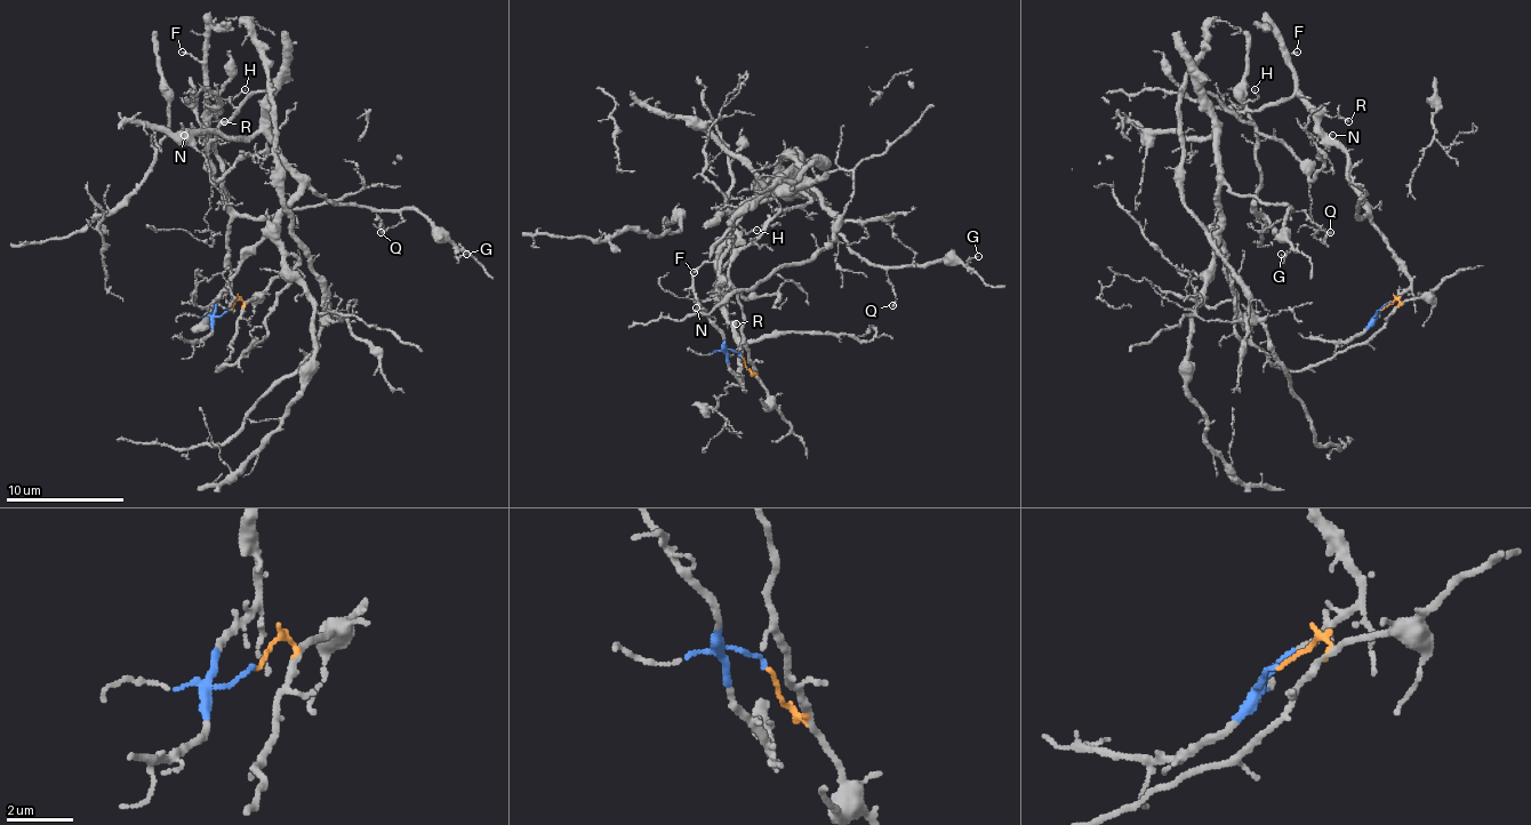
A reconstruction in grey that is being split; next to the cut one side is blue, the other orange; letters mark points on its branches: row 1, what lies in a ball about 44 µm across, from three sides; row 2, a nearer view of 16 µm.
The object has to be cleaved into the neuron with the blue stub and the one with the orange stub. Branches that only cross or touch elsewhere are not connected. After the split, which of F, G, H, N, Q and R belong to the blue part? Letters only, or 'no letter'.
F, H, N, R

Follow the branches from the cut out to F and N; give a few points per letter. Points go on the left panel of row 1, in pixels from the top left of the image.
F: (227, 309), (219, 315), (216, 301), (231, 286), (231, 221), (210, 127), (207, 73), (195, 58), (181, 53)
N: (227, 309), (219, 315), (216, 301), (231, 286), (227, 235), (231, 221), (222, 159), (199, 135), (184, 135)

